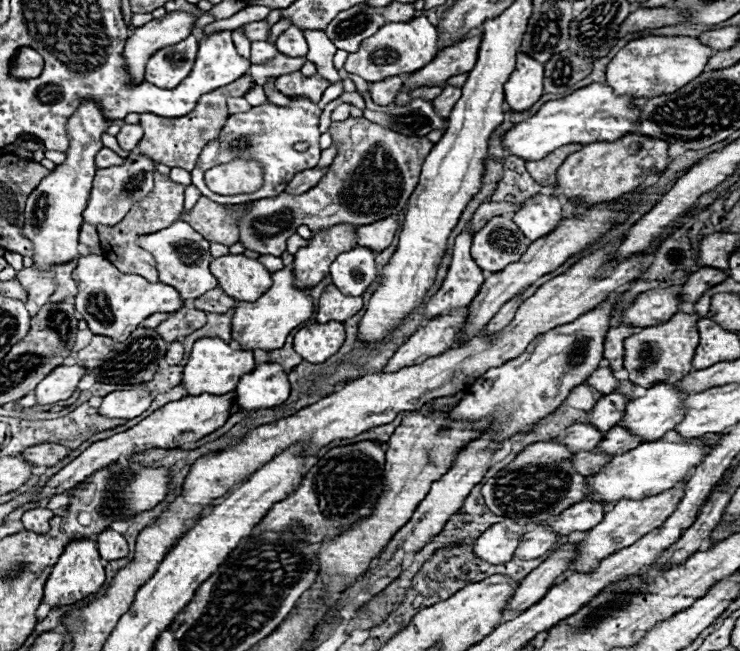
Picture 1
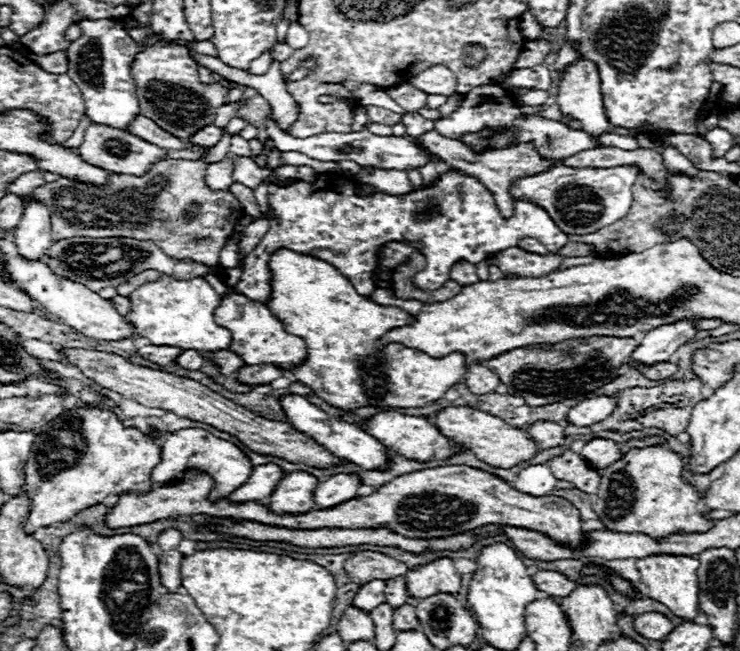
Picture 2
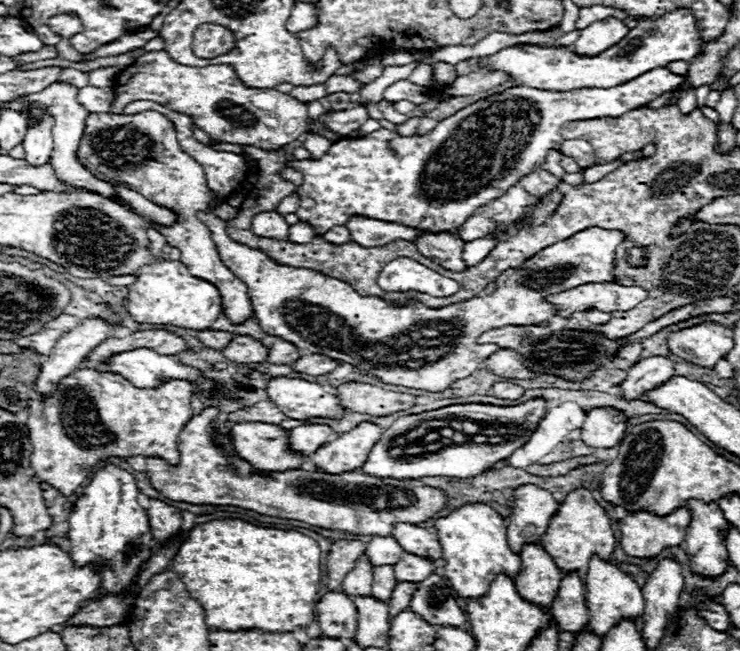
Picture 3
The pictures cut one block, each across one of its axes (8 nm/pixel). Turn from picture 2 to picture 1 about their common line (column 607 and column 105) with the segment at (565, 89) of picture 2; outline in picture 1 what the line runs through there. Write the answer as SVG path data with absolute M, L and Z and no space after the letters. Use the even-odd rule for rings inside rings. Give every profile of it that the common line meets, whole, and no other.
M84 100L66 124L66 134L70 146L66 150L66 160L56 166L40 186L28 196L24 210L24 234L34 244L34 268L52 268L54 264L64 264L66 260L78 258L78 230L82 226L82 212L92 188L94 172L98 170L94 160L98 148L102 146L100 136L110 128L110 120L102 114L94 100Z

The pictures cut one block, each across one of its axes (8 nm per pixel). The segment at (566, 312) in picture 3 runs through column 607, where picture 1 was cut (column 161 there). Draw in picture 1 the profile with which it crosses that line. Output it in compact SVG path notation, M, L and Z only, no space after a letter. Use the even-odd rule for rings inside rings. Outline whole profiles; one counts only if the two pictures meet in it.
M80 256L72 278L78 284L76 308L88 322L88 328L94 334L108 336L118 342L124 342L148 316L156 312L176 312L182 306L182 298L172 286L162 282L148 282L138 274L122 274L104 256ZM104 300L110 312L104 312Z

